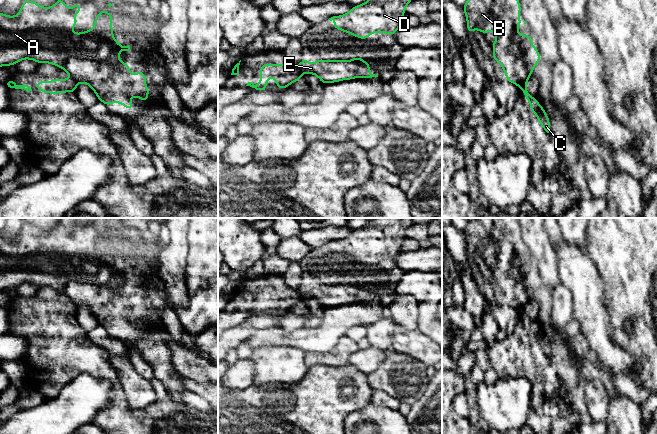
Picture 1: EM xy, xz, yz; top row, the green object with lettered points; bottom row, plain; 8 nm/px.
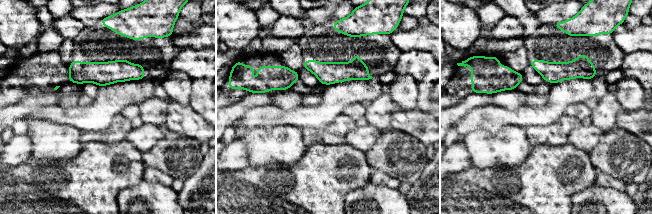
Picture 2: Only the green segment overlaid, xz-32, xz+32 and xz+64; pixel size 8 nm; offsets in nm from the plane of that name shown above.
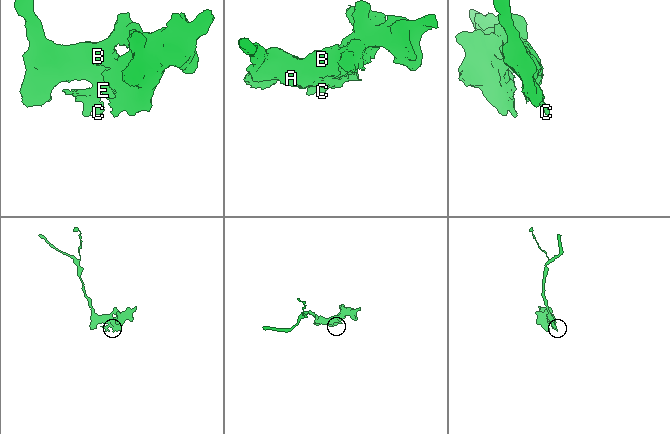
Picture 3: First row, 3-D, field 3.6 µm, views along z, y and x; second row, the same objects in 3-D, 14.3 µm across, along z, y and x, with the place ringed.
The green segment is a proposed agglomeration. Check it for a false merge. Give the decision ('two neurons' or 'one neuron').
two neurons

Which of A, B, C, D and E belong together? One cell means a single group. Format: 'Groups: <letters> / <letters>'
Groups: A B D E / C

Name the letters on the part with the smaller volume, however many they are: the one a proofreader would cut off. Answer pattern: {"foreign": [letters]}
{"foreign": ["C"]}

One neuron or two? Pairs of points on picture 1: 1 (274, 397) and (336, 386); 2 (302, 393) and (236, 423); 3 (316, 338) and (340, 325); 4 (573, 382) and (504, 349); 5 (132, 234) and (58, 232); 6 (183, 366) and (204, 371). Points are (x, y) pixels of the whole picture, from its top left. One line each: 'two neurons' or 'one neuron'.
1: one neuron
2: one neuron
3: one neuron
4: one neuron
5: one neuron
6: one neuron

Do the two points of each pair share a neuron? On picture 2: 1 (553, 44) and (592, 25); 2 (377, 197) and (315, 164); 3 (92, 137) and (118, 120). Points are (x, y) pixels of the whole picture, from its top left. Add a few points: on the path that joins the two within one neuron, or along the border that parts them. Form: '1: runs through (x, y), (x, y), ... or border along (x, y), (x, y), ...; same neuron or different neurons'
1: runs through (563, 34), (570, 27), (582, 27); same neuron
2: border along (369, 181), (349, 191), (343, 203); different neurons
3: runs through (99, 137), (105, 136), (114, 127); same neuron

